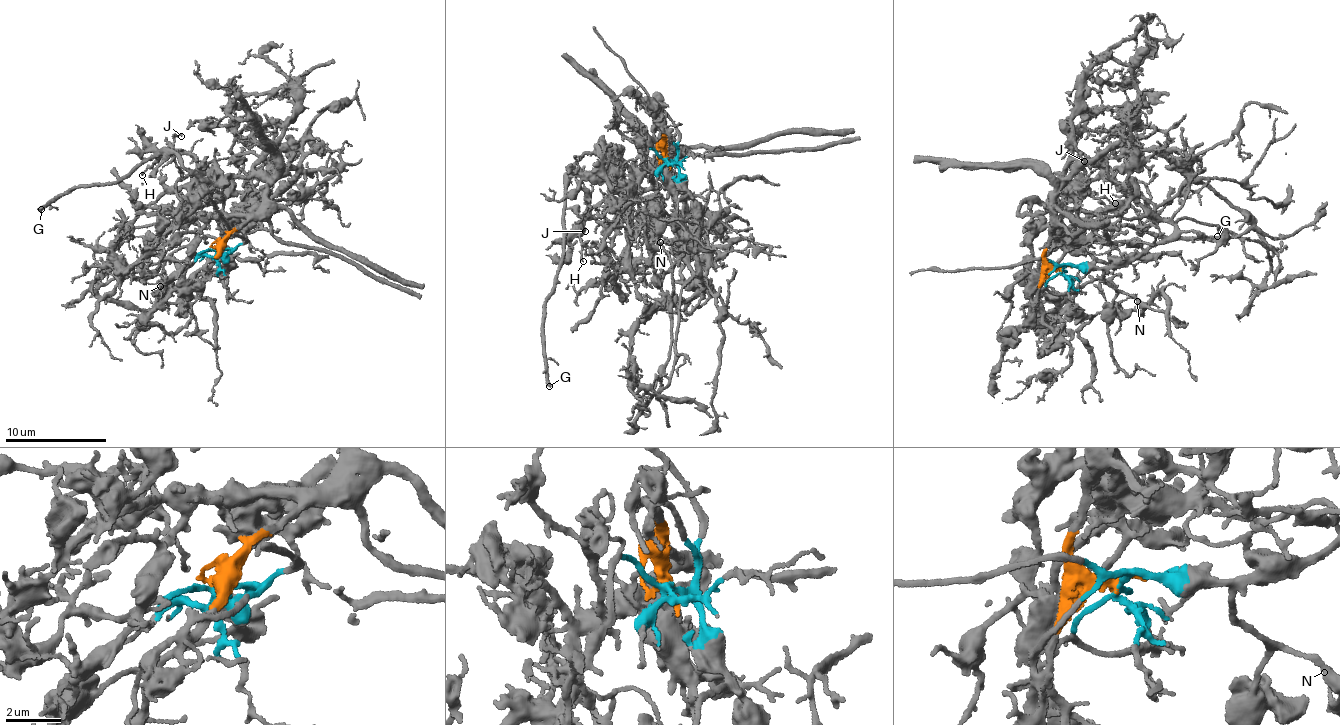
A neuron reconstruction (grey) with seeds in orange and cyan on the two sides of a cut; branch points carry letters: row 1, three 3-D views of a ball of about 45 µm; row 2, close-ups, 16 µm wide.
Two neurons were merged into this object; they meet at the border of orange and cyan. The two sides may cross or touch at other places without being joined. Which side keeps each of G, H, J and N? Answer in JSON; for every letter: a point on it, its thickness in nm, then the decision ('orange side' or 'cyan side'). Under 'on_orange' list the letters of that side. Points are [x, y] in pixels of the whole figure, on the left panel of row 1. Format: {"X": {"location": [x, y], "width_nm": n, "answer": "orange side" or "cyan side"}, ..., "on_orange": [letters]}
{"G": {"location": [41, 209], "width_nm": 240, "answer": "orange side"}, "H": {"location": [142, 175], "width_nm": 120, "answer": "orange side"}, "J": {"location": [181, 136], "width_nm": 160, "answer": "orange side"}, "N": {"location": [160, 286], "width_nm": 120, "answer": "cyan side"}, "on_orange": ["G", "H", "J"]}

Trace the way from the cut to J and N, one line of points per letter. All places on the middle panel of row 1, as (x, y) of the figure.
J: (668, 159), (663, 145), (670, 149), (622, 175), (619, 198), (604, 200), (583, 219), (578, 224), (585, 230)
N: (668, 159), (678, 166), (678, 183), (688, 194), (678, 203), (683, 238), (660, 242)

